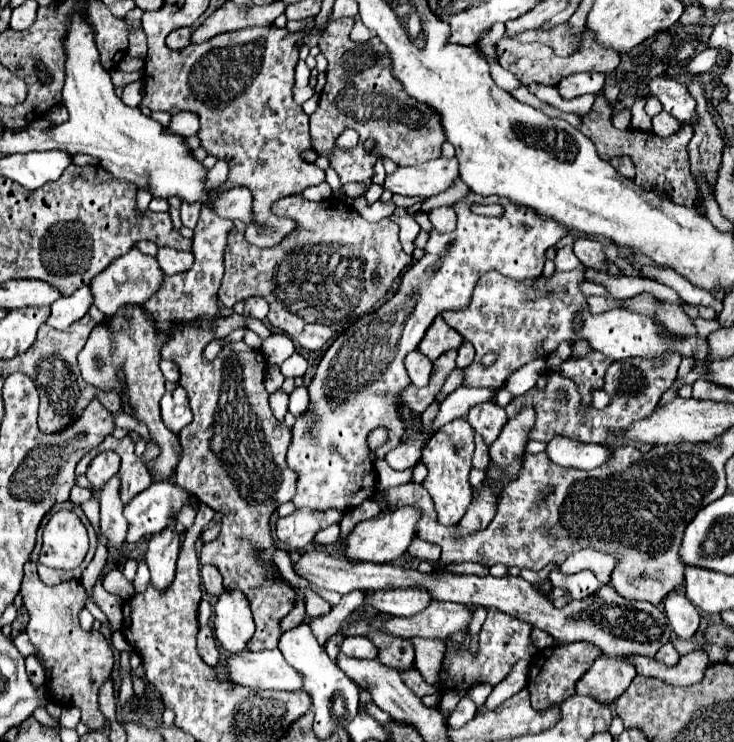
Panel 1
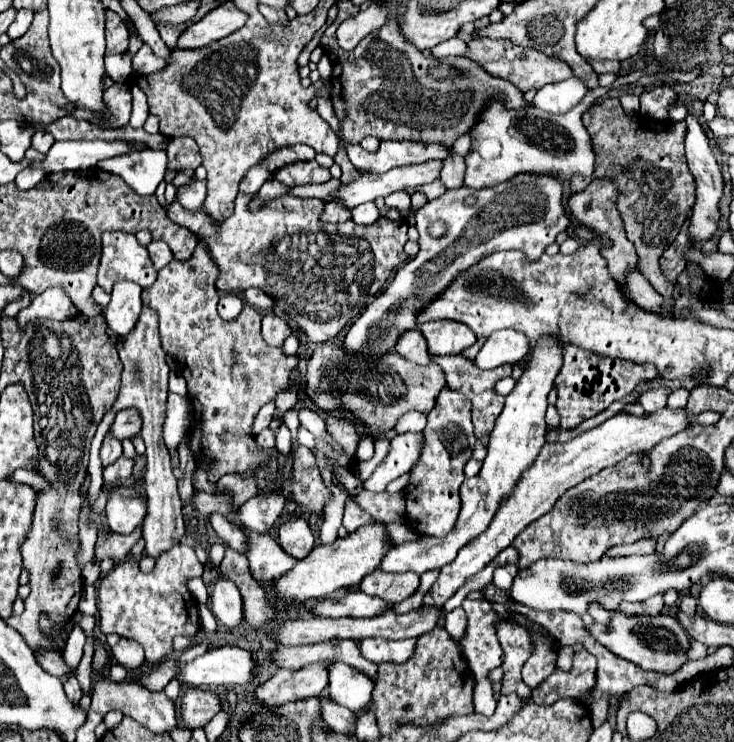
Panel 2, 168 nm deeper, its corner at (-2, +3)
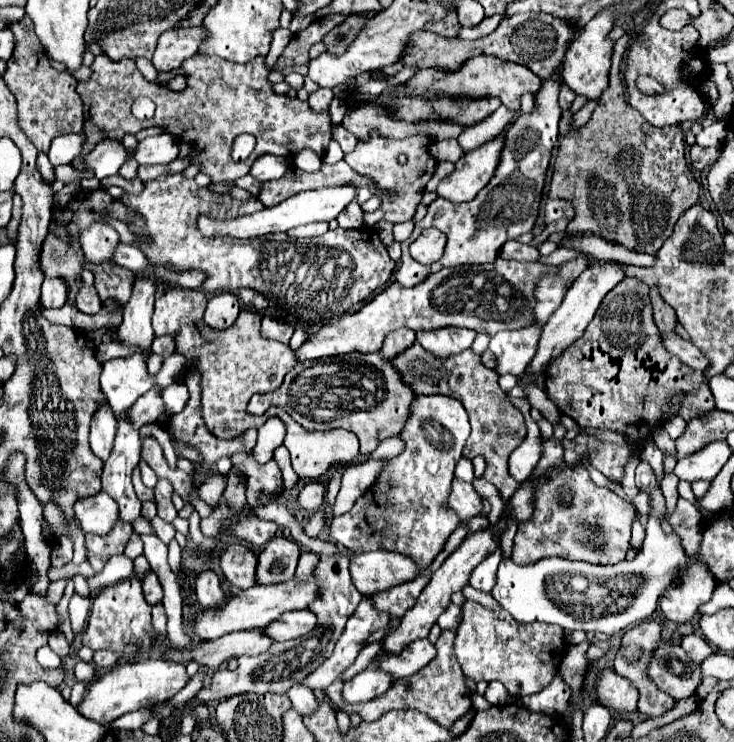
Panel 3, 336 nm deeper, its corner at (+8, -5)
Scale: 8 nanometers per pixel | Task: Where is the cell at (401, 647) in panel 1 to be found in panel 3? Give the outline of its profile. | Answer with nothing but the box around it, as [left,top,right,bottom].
[323,629,471,723]

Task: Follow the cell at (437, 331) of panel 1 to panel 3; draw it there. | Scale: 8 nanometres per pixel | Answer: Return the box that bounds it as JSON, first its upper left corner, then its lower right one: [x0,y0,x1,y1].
[417,327,475,357]

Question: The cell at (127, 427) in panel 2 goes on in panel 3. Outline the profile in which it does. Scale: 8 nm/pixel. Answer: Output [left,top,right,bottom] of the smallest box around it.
[129,387,165,429]

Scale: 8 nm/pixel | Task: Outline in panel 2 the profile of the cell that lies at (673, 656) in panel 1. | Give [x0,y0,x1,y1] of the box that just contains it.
[687,641,707,661]

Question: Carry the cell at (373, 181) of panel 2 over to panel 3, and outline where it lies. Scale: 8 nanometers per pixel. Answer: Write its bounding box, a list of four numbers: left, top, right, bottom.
[197,185,355,239]

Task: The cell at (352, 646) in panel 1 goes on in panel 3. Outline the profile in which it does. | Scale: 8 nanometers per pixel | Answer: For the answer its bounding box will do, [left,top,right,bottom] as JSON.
[373,639,435,679]

